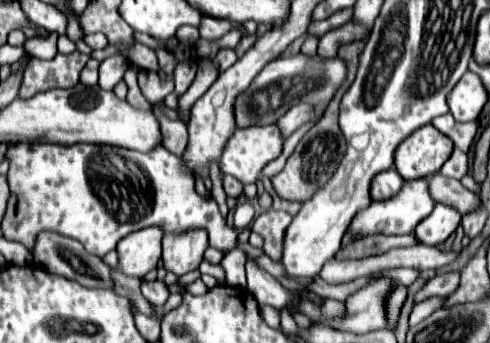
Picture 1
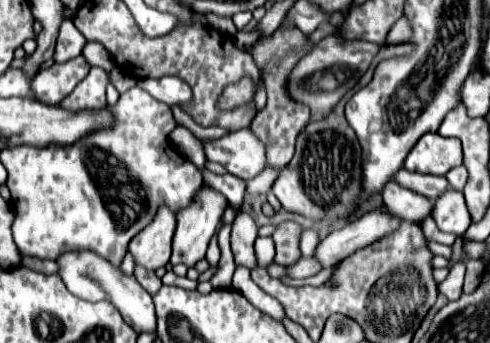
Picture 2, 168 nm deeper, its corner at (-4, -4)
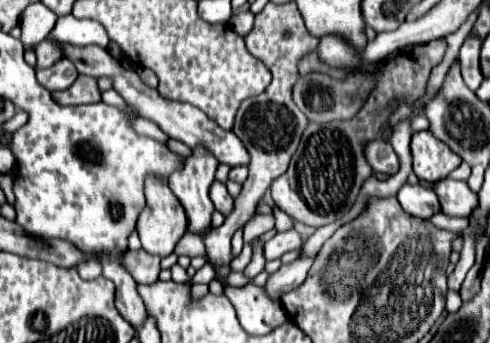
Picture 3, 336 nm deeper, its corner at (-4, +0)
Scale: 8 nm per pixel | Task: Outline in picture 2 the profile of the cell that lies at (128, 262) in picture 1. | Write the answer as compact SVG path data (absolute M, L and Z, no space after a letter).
M162 205L156 217L136 239L130 243L130 253L134 255L136 263L156 271L158 267L166 267L170 261L172 251L172 235L176 229L176 215L170 211L170 207Z

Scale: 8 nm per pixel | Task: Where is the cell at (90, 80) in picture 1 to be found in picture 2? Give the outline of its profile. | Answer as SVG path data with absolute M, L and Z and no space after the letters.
M92 67L86 79L66 99L60 101L60 107L68 111L102 109L106 105L106 85L108 73L100 67Z

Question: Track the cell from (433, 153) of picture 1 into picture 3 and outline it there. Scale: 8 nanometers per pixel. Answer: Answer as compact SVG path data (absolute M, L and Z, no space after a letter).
M430 131L414 133L410 151L414 173L418 175L418 179L430 183L448 177L448 173L462 163L460 155L456 155L446 143L436 139Z

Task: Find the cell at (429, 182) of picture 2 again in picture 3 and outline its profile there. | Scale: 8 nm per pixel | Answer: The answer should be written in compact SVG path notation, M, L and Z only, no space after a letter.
M372 141L366 147L366 157L368 163L372 165L374 171L378 173L386 173L386 175L396 175L400 169L400 159L396 155L396 151L392 149L392 145L388 141Z

